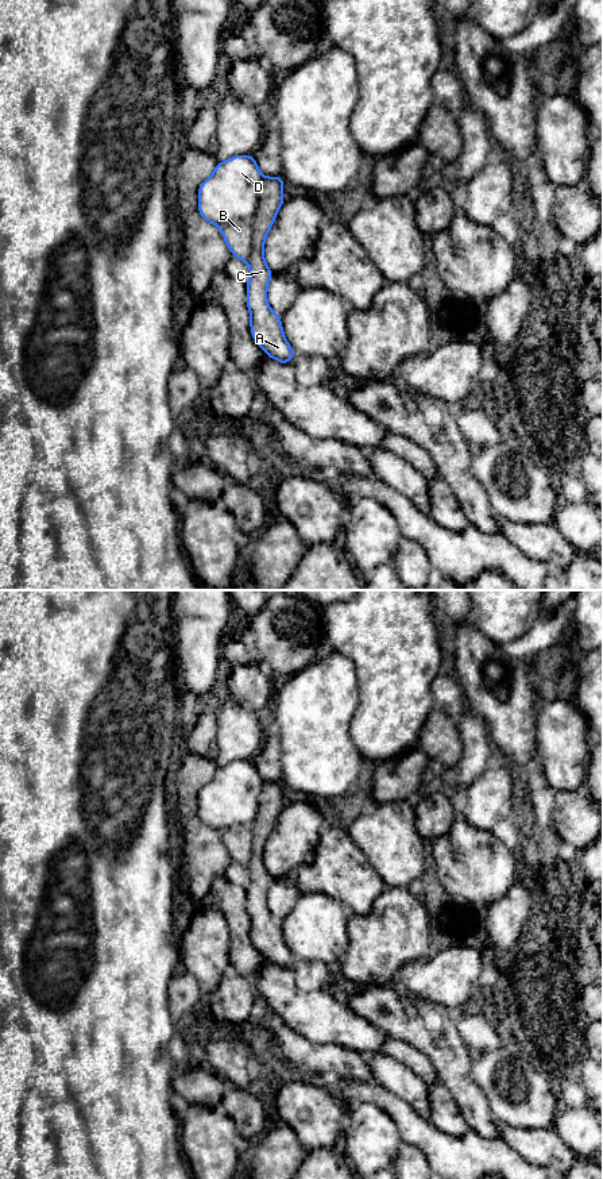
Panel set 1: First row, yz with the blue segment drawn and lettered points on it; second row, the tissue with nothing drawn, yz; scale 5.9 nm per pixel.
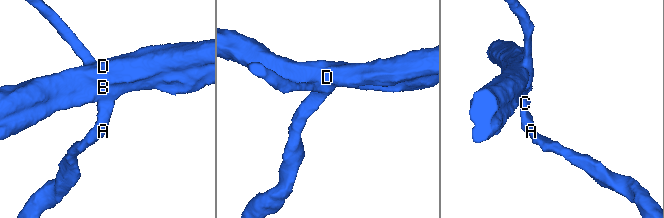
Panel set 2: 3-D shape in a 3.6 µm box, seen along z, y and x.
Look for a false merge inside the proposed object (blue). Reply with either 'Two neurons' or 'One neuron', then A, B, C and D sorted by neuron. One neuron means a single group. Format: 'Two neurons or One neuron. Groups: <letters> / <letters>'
Two neurons. Groups: A C / B D

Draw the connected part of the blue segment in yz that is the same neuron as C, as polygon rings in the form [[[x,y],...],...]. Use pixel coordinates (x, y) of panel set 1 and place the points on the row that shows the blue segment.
[[[264,177],[259,189],[259,205],[252,221],[252,251],[248,259],[250,280],[247,282],[247,307],[250,309],[250,331],[259,347],[272,359],[287,365],[295,357],[282,331],[282,319],[267,304],[267,286],[272,271],[263,257],[266,236],[282,207],[283,177]]]

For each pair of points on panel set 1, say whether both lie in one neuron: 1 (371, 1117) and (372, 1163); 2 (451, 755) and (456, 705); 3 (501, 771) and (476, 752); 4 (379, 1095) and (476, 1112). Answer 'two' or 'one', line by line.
1: one
2: one
3: one
4: two

